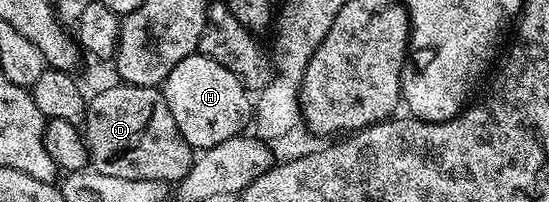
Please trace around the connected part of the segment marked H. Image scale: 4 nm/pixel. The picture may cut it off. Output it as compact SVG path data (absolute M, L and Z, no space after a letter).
M200 54L183 58L183 62L167 74L163 91L171 118L175 118L175 126L179 126L179 134L183 134L194 150L219 146L219 142L227 142L227 138L242 135L248 124L250 127L255 112L250 89L245 88L227 66L219 66L219 62Z

